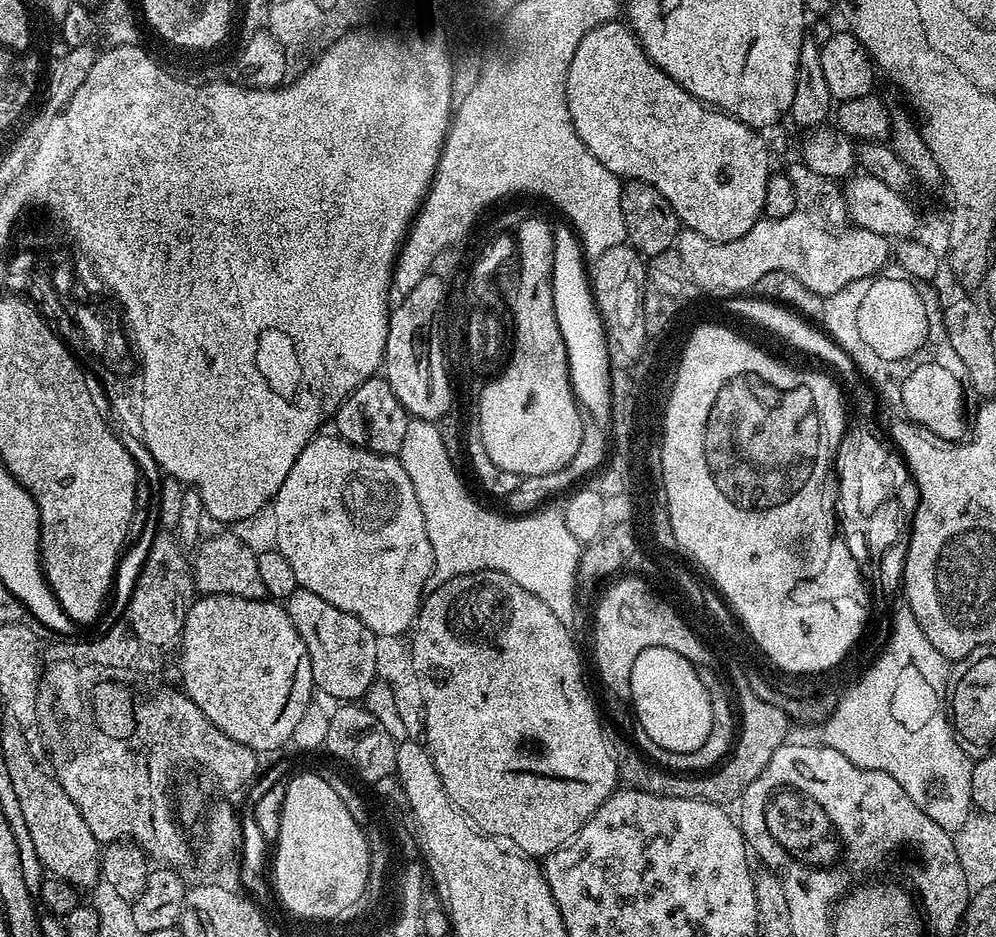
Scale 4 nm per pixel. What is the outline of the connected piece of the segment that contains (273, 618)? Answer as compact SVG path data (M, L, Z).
M201 595L192 601L184 620L180 638L178 664L182 691L192 699L194 706L206 714L222 734L234 738L242 746L257 754L276 752L291 741L294 726L313 703L314 685L310 670L310 654L306 642L294 630L288 609L271 599L251 600L237 596Z

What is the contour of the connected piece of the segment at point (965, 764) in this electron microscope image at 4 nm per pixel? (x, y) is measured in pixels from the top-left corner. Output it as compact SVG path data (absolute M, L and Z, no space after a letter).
M907 606L897 607L891 613L891 620L892 633L888 636L888 645L881 650L880 657L861 674L860 681L848 693L845 694L844 692L839 697L837 708L822 725L822 731L824 731L822 740L823 743L830 745L834 750L838 750L838 754L846 754L846 758L850 758L850 762L854 762L854 766L866 770L882 770L882 774L890 774L890 778L894 778L894 782L898 782L898 786L902 786L902 790L906 790L906 794L910 794L914 806L918 806L918 810L922 810L922 814L932 818L938 826L955 830L962 826L962 822L966 822L966 818L974 808L972 795L970 794L970 774L972 773L973 761L964 753L962 746L958 746L958 742L952 733L952 721L948 719L950 661L942 654L938 654L938 650L934 650L934 646L930 646L930 638L926 638L926 634L922 634L922 626L918 626L918 618L914 618L914 614Z

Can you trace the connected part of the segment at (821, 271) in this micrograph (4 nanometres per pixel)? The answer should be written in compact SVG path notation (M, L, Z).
M797 210L786 218L761 218L742 234L742 238L730 242L714 242L684 228L675 240L674 252L693 285L712 296L739 296L751 290L762 274L770 274L770 270L786 270L810 286L814 294L826 297L838 294L838 290L850 286L850 282L883 273L893 255L893 245L882 234L858 227L853 227L852 232L846 231L829 230L812 216Z

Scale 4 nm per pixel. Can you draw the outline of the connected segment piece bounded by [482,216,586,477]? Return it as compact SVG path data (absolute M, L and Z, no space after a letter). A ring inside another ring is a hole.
M532 216L529 220L524 220L514 229L516 243L516 253L518 261L520 260L520 273L516 276L516 297L510 300L510 355L503 365L502 371L492 376L488 384L488 393L486 394L486 427L482 429L482 442L486 446L486 454L490 454L490 459L498 462L502 470L510 470L520 477L551 474L554 471L562 470L570 458L578 451L579 442L582 439L583 424L586 421L582 415L582 409L576 403L576 395L572 392L572 383L568 373L568 359L566 358L566 342L562 342L562 330L558 330L558 317L554 315L554 286L552 285L552 275L554 274L554 234L552 233L552 224L549 221L539 220Z

